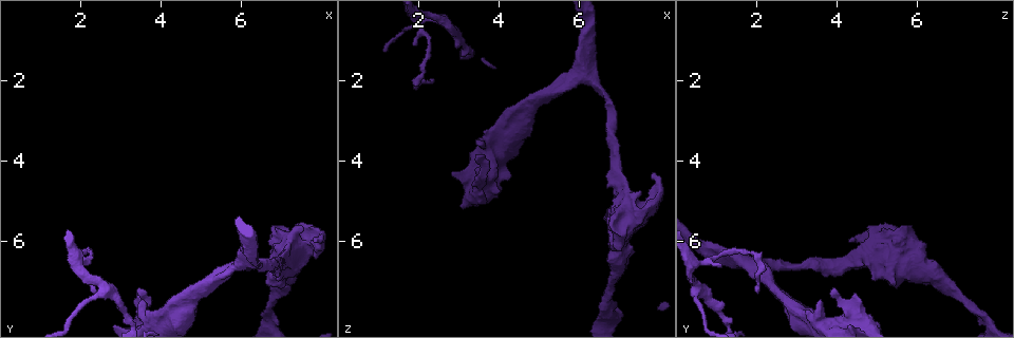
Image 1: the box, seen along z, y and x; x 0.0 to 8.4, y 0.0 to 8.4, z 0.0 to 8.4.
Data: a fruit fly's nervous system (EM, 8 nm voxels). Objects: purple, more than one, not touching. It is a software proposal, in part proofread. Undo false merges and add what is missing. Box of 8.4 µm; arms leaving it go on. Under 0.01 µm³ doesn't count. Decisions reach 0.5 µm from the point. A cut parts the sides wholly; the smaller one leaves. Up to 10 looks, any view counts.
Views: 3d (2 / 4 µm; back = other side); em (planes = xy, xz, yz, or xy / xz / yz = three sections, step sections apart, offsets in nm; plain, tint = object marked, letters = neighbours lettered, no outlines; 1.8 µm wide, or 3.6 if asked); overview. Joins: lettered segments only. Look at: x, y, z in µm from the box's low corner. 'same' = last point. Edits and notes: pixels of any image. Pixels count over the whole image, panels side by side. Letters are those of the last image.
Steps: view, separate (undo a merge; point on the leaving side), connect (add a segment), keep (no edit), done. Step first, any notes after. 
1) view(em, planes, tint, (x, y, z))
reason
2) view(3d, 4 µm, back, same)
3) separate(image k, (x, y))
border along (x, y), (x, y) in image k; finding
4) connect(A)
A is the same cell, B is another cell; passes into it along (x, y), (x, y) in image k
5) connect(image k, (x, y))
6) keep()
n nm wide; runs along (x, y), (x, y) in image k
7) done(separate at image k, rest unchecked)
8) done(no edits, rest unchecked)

view(em, xz, step 16, letters, (6.15, 6.55, 1.85))
three arms meet

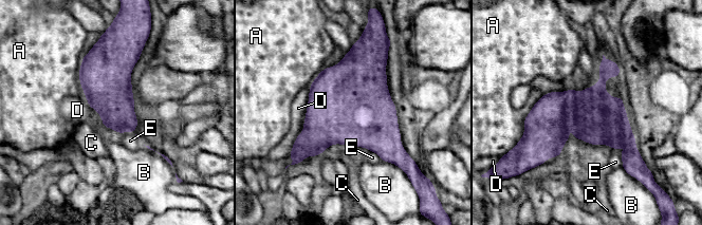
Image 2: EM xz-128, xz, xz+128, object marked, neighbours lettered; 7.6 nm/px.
keep()
A, B, C, D and E are other cells; border along (93, 109), (97, 112), (105, 128) in image 2; continuous, no second neuron

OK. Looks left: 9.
view(em, xy, step 16, letters, (7.85, 5.95, 4.40))
free end

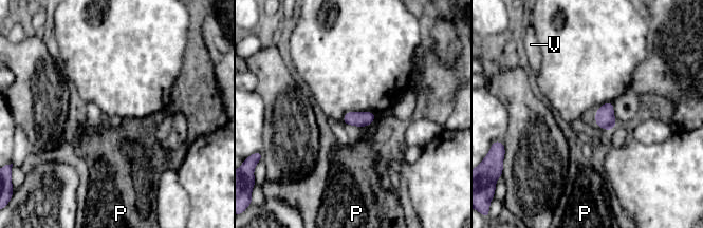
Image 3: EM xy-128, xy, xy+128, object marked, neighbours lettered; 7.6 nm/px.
view(em, planes, letters, same)
cut it another way

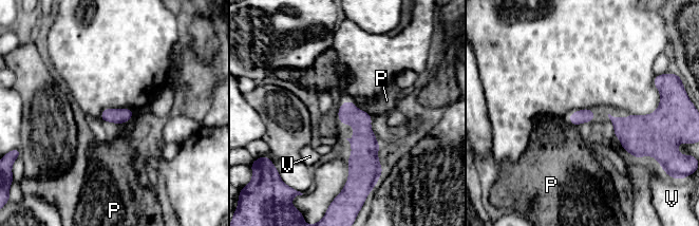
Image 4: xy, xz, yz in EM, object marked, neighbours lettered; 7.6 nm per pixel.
keep()
P touches over 150 nm; P and V are other cells; no lettered segment goes on from it

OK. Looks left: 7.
view(3d, 4 µm, (3.60, 7.95, 4.35))
three-way junction

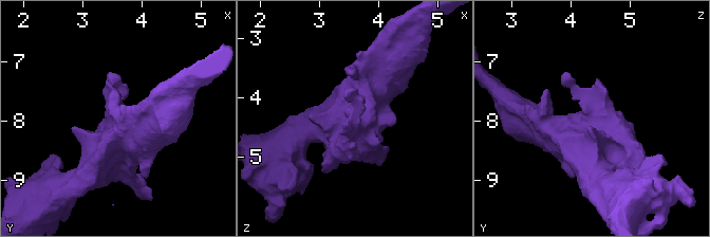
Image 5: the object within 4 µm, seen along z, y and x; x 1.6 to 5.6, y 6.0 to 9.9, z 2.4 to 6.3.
view(em, 3.6 µm, xz, step 4, letters, (3.55, 7.90, 4.40))

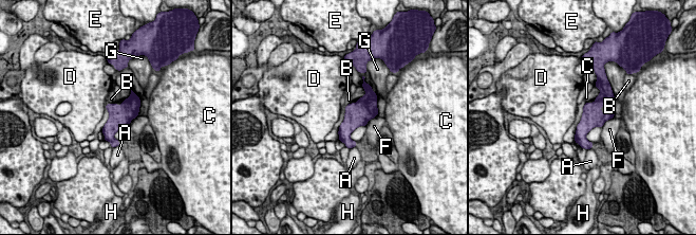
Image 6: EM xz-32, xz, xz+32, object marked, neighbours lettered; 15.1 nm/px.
keep()
A, B, C, D, E, F, G and H are other cells; border along (105, 105), (106, 108) in image 6; all the same neuron

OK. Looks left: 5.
view(em, planes, letters, (2.40, 7.30, 2.00))
thin end

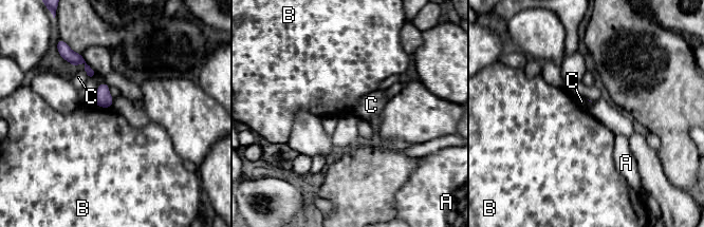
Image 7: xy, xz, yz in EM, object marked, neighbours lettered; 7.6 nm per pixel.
keep()
A, B and C are other cells; border along (93, 101), (100, 107), (110, 108) in image 7; none of them fits

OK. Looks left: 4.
done(no edits, rest unchecked)

